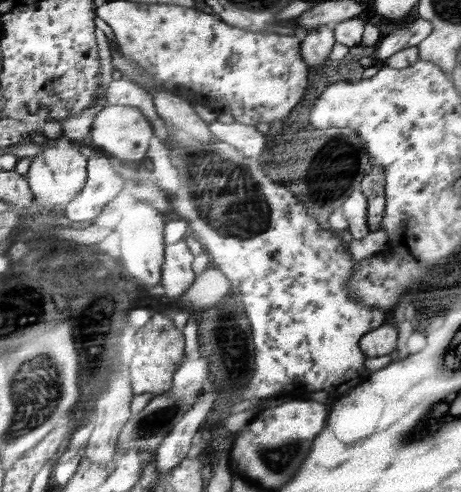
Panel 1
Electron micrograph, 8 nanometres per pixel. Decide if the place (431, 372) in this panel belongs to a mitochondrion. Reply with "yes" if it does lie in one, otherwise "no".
no

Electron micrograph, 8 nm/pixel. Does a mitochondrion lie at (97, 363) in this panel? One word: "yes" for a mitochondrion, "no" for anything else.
no

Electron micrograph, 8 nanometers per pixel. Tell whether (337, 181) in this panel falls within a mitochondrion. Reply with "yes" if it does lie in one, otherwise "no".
yes

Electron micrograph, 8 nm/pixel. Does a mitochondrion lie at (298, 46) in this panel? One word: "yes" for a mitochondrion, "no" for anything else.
no

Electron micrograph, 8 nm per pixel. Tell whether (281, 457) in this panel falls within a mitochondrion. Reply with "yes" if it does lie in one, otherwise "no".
yes

